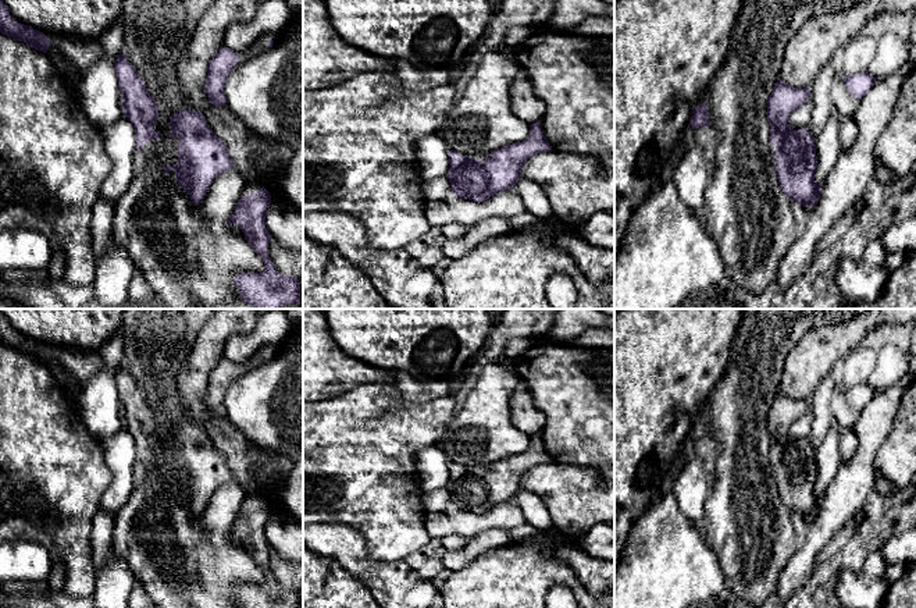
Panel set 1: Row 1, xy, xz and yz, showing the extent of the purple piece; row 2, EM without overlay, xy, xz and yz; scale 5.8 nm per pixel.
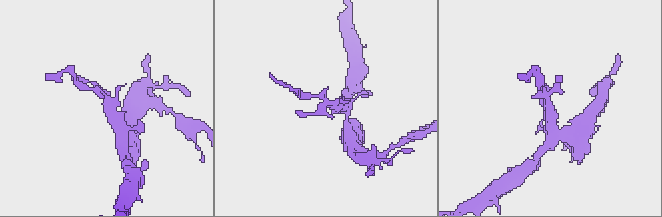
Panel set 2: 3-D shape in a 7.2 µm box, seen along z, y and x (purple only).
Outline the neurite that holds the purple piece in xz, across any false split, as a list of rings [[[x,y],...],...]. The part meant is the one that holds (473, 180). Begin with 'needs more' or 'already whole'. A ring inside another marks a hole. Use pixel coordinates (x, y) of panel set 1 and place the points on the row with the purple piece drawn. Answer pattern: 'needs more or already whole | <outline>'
needs more | [[[535,122],[530,125],[530,134],[523,142],[489,153],[449,150],[446,178],[456,198],[482,202],[514,186],[523,164],[531,156],[550,149],[541,122]]]

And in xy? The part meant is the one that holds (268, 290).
needs more | [[[249,179],[228,223],[228,228],[235,224],[243,230],[245,239],[264,260],[261,273],[242,273],[235,277],[242,302],[256,309],[281,309],[300,302],[297,277],[281,274],[270,260],[271,235],[265,228],[265,211],[270,203],[270,192],[259,181]]]

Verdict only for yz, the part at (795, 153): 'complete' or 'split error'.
split error

